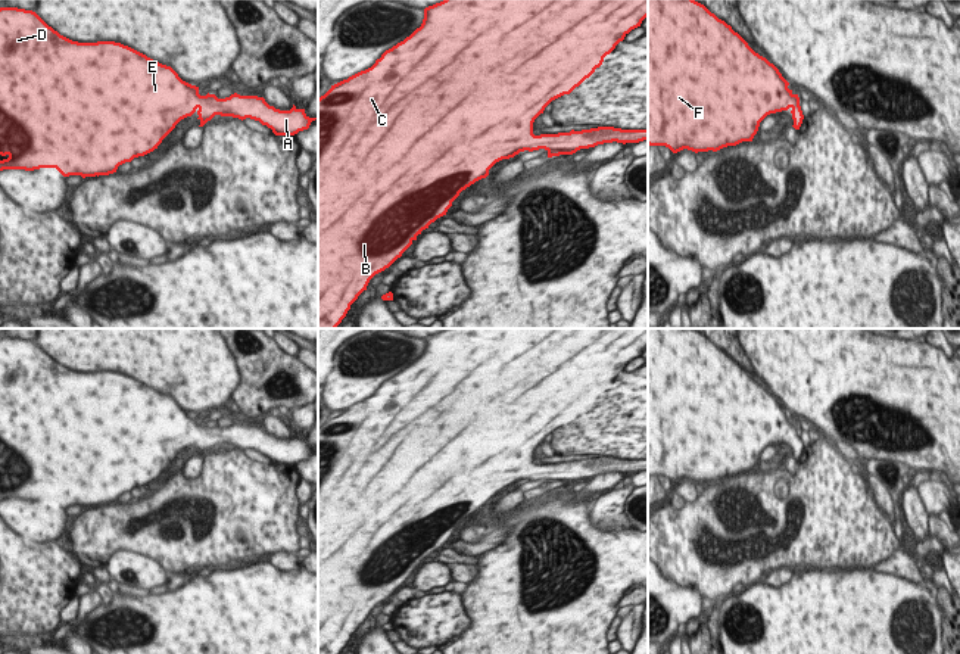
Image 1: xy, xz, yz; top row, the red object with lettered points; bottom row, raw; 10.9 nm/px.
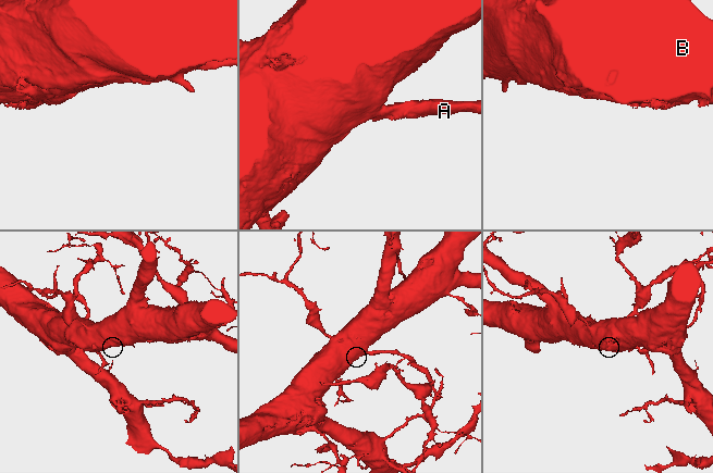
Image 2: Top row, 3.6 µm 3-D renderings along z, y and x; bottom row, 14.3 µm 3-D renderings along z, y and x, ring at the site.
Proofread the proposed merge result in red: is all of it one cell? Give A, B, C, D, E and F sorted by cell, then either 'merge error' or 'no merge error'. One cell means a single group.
A B C D E F | no merge error

